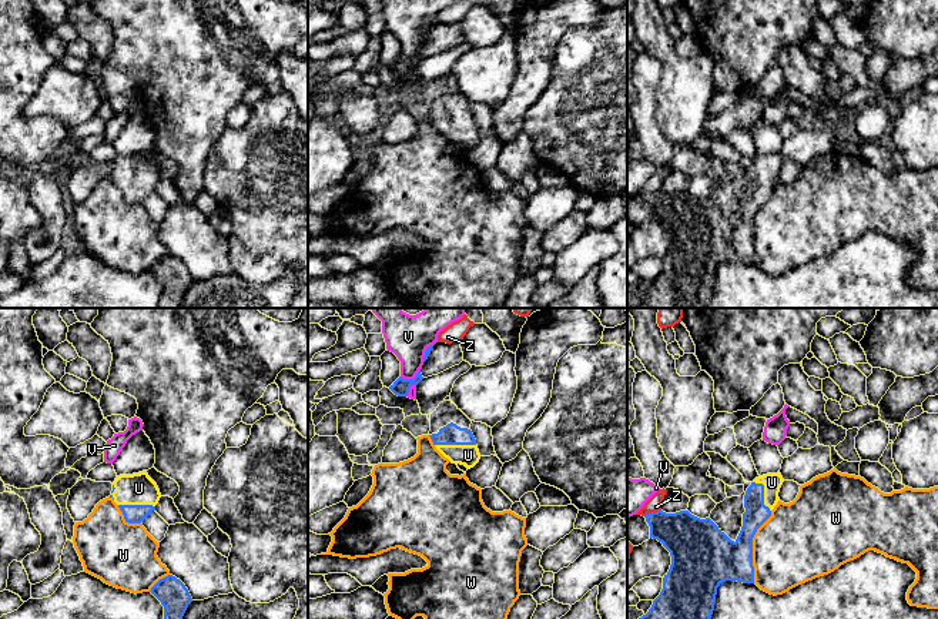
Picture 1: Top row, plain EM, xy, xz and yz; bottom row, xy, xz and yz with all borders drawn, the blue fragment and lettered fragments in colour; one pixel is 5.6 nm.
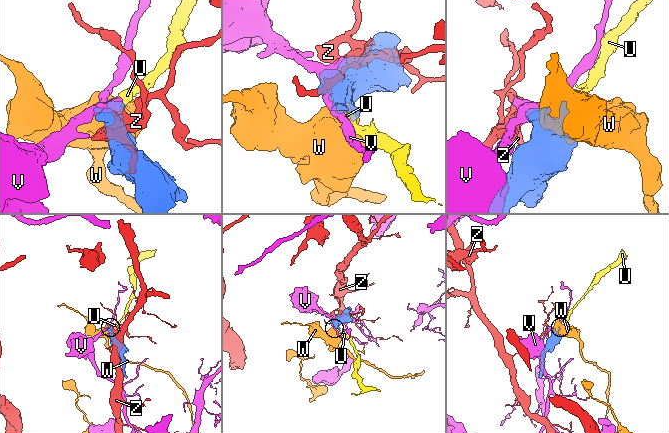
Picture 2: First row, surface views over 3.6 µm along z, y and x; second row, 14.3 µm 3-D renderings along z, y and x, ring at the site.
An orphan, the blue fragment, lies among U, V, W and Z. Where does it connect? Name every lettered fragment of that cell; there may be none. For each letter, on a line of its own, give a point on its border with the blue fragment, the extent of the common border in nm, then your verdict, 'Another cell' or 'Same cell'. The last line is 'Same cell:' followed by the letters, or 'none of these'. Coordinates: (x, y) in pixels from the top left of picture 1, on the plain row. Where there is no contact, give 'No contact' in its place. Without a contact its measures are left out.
U: Touches blue at xz (455, 124). Shared border 240 nm. Same cell
V: Touches blue at xz (414, 59). Shared border 130 nm. Another cell
W: Touches blue at yz (751, 227). Shared border 420 nm. Another cell
Z: Touches blue at yz (652, 193). Shared border 110 nm. Another cell
Same cell: U

